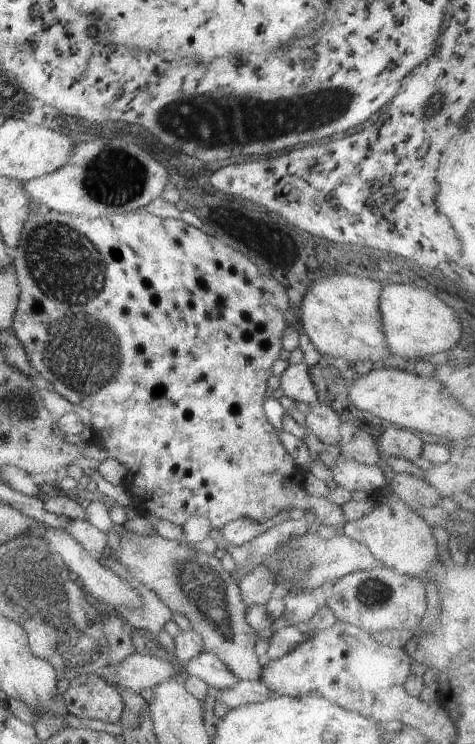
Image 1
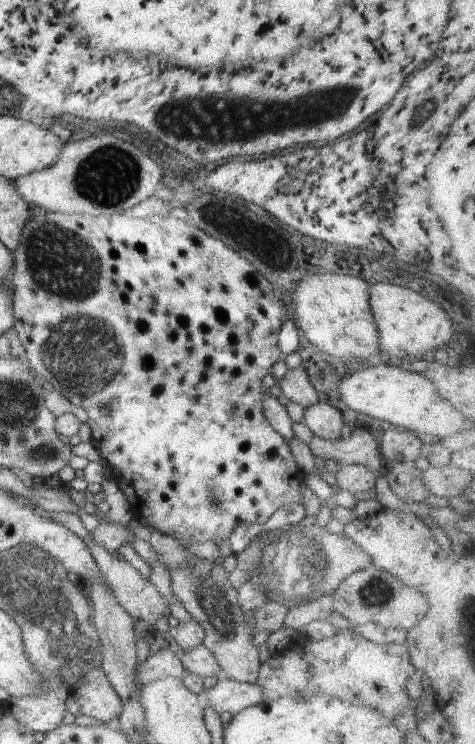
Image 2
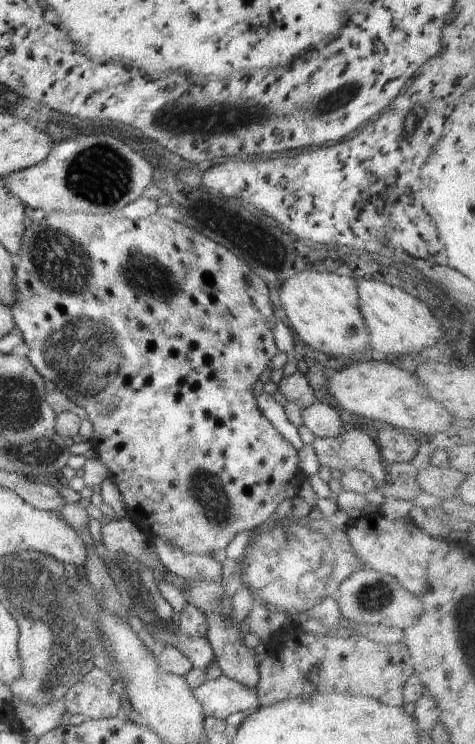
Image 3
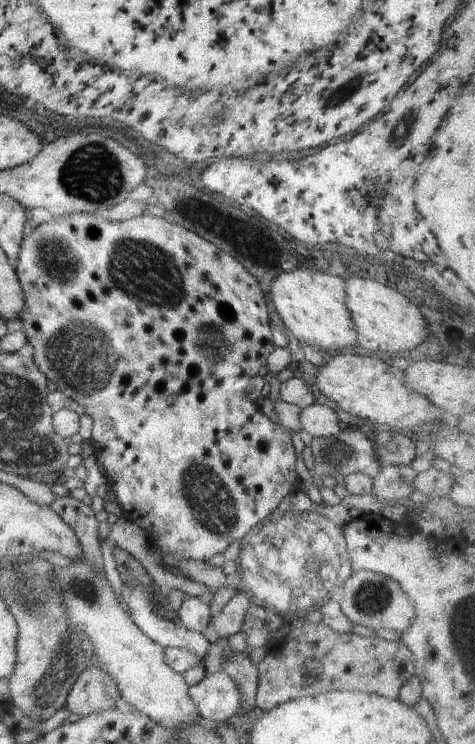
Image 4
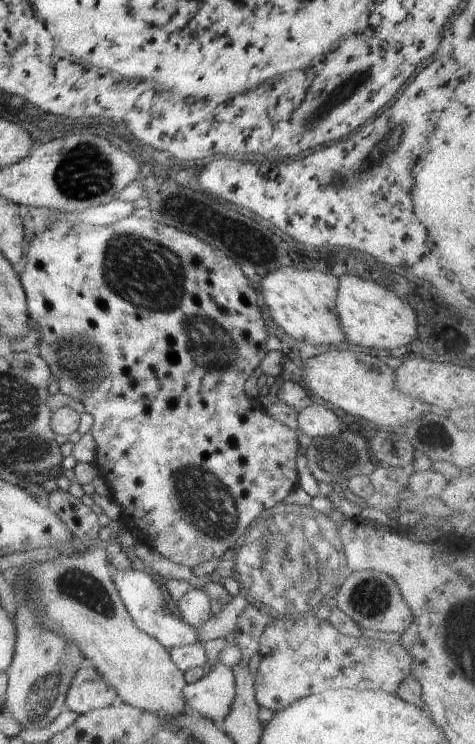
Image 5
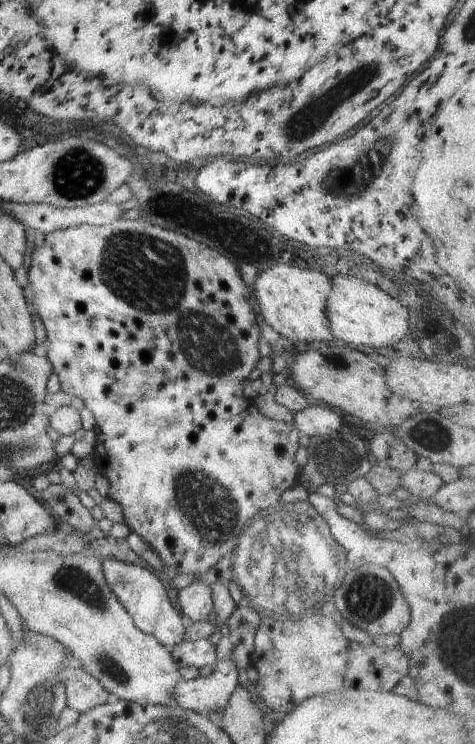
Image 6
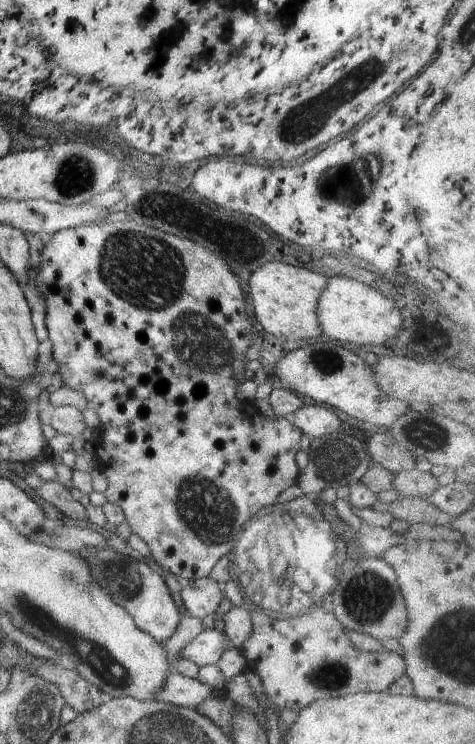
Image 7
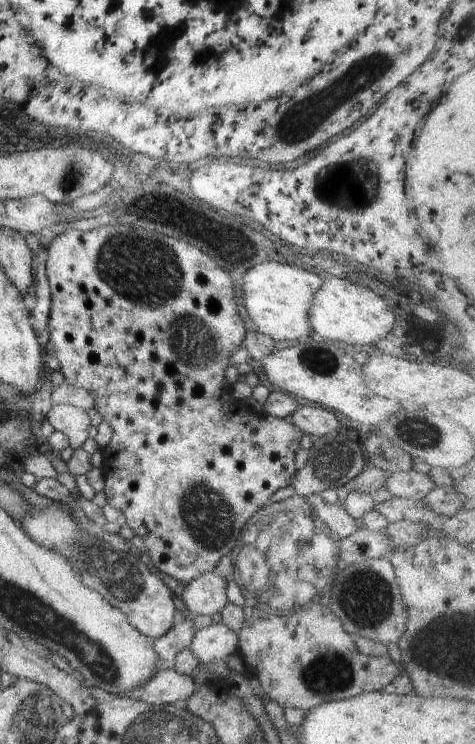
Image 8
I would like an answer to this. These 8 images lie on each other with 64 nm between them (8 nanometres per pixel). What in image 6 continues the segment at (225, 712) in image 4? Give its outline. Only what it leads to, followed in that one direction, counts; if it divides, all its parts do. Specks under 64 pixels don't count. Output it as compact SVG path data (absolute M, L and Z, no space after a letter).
M233 658L218 663L212 674L194 680L180 680L174 688L174 701L182 708L193 710L203 717L223 713L238 686L238 666Z

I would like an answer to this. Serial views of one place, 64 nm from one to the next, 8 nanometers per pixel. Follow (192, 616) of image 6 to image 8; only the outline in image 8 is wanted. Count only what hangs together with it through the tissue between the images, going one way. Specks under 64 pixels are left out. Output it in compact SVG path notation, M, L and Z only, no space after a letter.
M214 572L200 575L184 586L182 600L194 617L202 614L212 617L228 603L226 582Z

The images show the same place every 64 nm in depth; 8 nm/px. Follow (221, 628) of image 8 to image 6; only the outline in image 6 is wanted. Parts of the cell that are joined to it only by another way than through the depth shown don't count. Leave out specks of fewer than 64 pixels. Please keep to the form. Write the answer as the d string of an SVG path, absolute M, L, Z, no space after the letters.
M209 638L197 641L184 641L170 649L176 666L195 666L196 668L217 666L216 646Z

